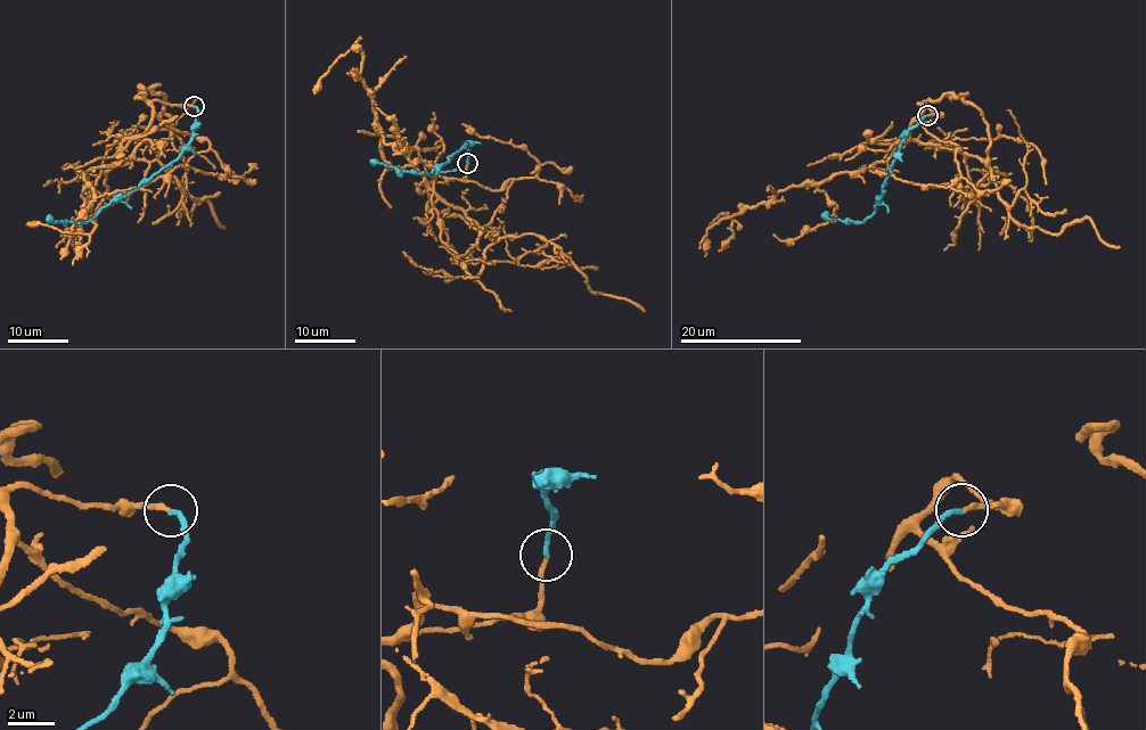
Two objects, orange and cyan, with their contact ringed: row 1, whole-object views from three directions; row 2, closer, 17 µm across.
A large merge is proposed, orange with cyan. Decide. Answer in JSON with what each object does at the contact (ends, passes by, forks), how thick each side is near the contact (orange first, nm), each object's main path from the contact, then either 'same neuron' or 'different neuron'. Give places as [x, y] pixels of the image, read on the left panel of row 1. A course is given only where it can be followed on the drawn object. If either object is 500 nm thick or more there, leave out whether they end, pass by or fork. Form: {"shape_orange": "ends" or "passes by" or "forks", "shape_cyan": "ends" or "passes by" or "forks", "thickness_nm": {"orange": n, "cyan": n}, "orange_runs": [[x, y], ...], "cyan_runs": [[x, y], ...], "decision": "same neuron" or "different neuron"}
{"shape_orange": "ends", "shape_cyan": "ends", "thickness_nm": {"orange": 190, "cyan": 200}, "orange_runs": [[194, 107], [154, 100], [127, 158], [83, 172], [95, 189], [91, 232], [25, 226]], "cyan_runs": [[194, 107], [197, 109], [190, 142], [177, 158], [134, 190], [117, 197], [83, 221], [47, 218]], "decision": "same neuron"}

